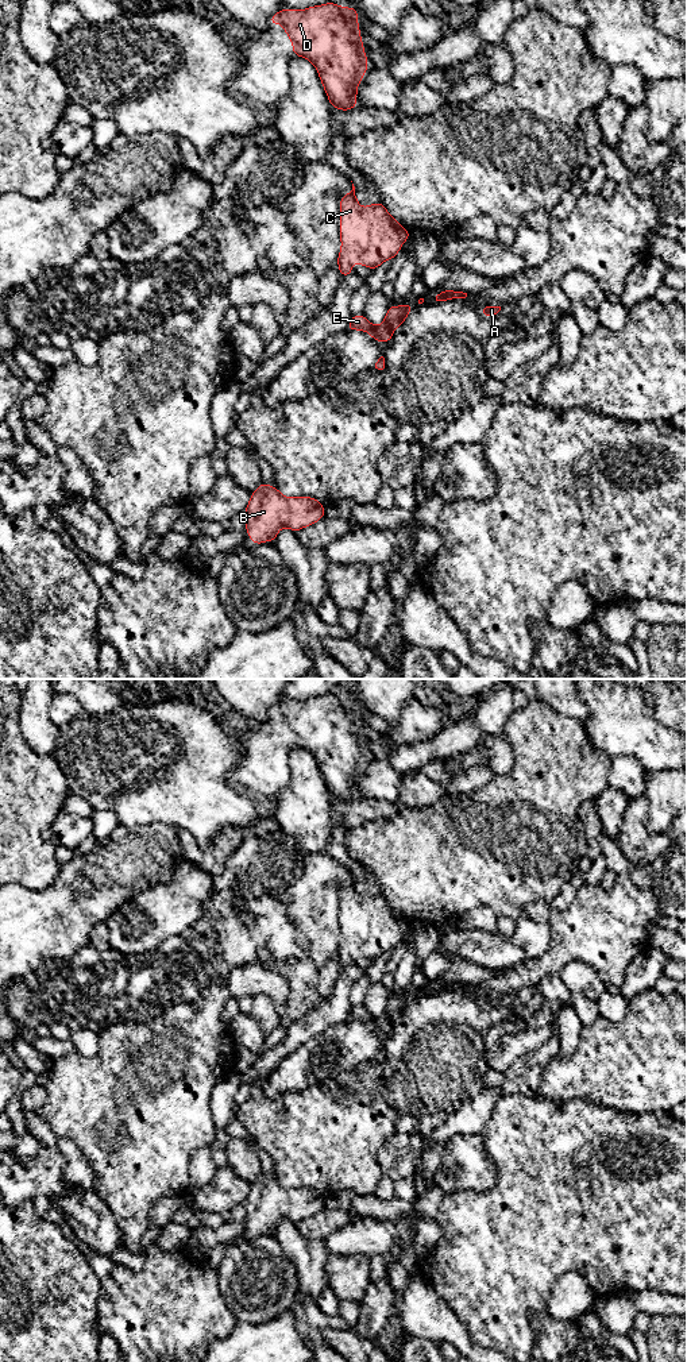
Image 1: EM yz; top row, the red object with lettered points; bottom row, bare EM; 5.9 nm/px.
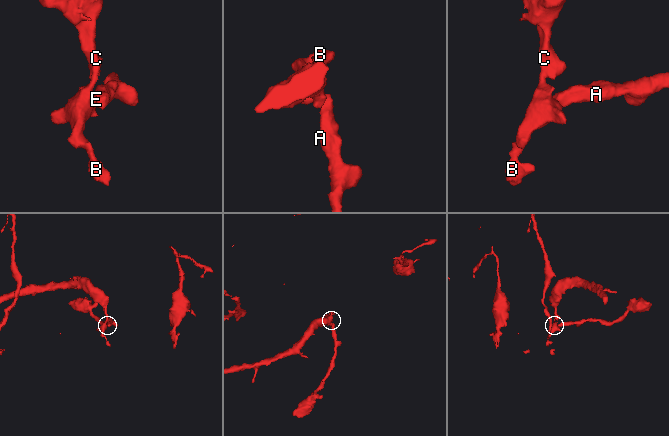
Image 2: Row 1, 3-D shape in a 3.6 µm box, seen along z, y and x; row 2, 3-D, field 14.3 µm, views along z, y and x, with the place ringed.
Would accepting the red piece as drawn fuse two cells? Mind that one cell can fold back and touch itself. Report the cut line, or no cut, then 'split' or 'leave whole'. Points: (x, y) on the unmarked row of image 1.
cut in yz along (377, 1018), (385, 1031); split

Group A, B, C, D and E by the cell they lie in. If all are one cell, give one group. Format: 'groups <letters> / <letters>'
groups A / B C D E

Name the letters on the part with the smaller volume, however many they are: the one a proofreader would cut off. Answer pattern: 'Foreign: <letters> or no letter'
Foreign: A

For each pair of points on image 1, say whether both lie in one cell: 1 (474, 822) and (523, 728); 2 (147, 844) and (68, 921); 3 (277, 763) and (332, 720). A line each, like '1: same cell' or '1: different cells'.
1: same cell
2: same cell
3: same cell

